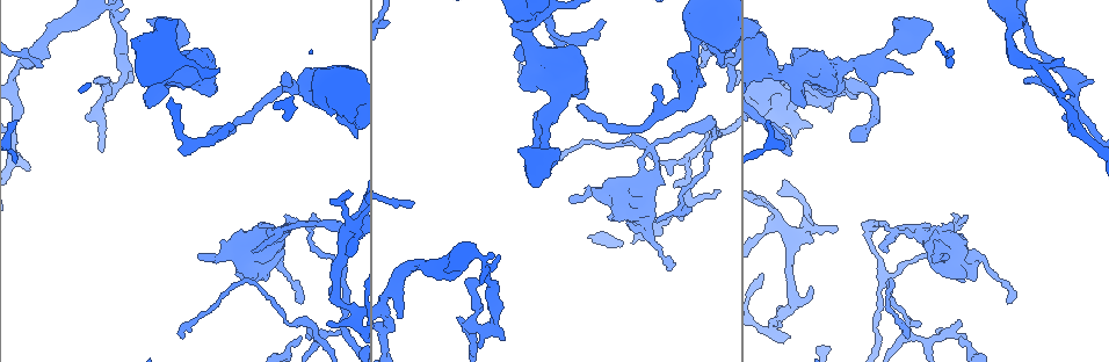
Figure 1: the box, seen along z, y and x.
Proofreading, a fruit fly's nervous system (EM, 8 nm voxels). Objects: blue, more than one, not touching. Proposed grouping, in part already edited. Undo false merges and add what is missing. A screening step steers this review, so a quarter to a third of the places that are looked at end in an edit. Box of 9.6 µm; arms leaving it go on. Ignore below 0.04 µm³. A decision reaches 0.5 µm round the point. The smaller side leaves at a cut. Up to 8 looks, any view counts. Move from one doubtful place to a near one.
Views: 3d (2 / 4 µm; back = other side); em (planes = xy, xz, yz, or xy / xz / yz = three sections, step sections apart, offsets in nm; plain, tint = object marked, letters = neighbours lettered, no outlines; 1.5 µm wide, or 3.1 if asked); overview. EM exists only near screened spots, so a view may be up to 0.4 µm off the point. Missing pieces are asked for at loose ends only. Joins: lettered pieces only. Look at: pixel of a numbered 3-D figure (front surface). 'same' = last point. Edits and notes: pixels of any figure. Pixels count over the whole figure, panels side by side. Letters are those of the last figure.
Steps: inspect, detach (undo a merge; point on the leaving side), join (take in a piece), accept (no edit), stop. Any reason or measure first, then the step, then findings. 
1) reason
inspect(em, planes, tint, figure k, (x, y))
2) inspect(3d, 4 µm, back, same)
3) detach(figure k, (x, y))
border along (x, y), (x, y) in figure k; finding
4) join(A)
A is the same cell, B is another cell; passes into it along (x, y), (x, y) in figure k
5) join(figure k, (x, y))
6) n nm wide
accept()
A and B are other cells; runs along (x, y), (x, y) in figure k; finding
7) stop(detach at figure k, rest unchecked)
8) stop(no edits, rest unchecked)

free end
inspect(em, planes, letters, figure 1, (477, 282))

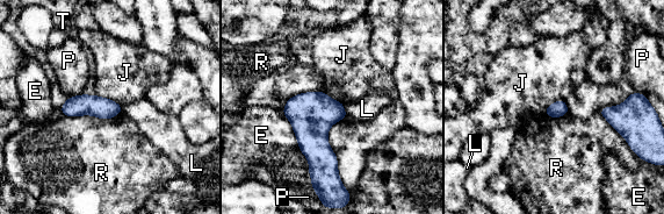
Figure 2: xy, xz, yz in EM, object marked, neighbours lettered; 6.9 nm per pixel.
accept()
E, J, L, P, R and T are other cells; border along (95, 94), (109, 98), (121, 106) in figure 2; no lettered piece goes on from it

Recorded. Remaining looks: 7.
stops while still wide
inspect(3d, 4 µm, figure 1, (897, 20))

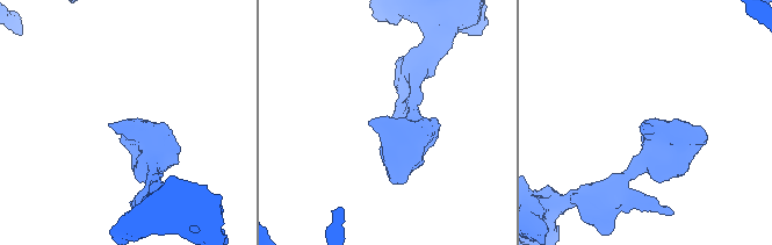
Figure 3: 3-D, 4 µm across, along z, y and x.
shape alone is not enough
inspect(em, planes, tint, figure 3, (644, 123))

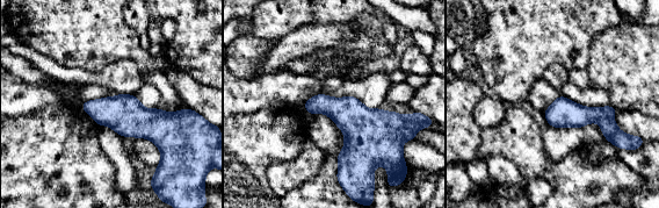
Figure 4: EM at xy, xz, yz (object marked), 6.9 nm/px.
what lies round it
inspect(em, planes, letters, same)

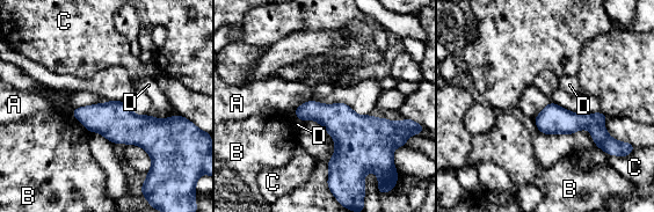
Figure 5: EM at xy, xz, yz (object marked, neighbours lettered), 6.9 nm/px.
B touches over 190 nm
accept()
A, B, C and D are other cells; border along (312, 99), (306, 102) in figure 5; no lettered piece goes on from it

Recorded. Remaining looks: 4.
branch stops here
inspect(em, planes, letters, figure 1, (524, 87))

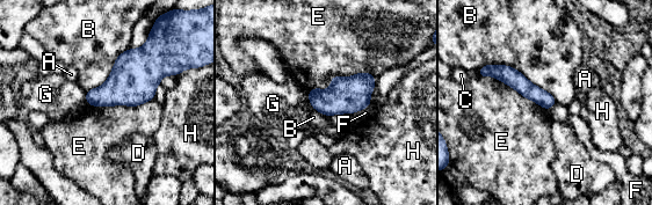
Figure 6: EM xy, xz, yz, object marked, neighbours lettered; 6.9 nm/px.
accept()
A, B, C, D, E, F, G and H are other cells; border along (375, 77), (332, 77), (309, 92) in figure 6; no lettered piece goes on from it

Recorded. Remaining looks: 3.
stop(no edits, rest unchecked)

